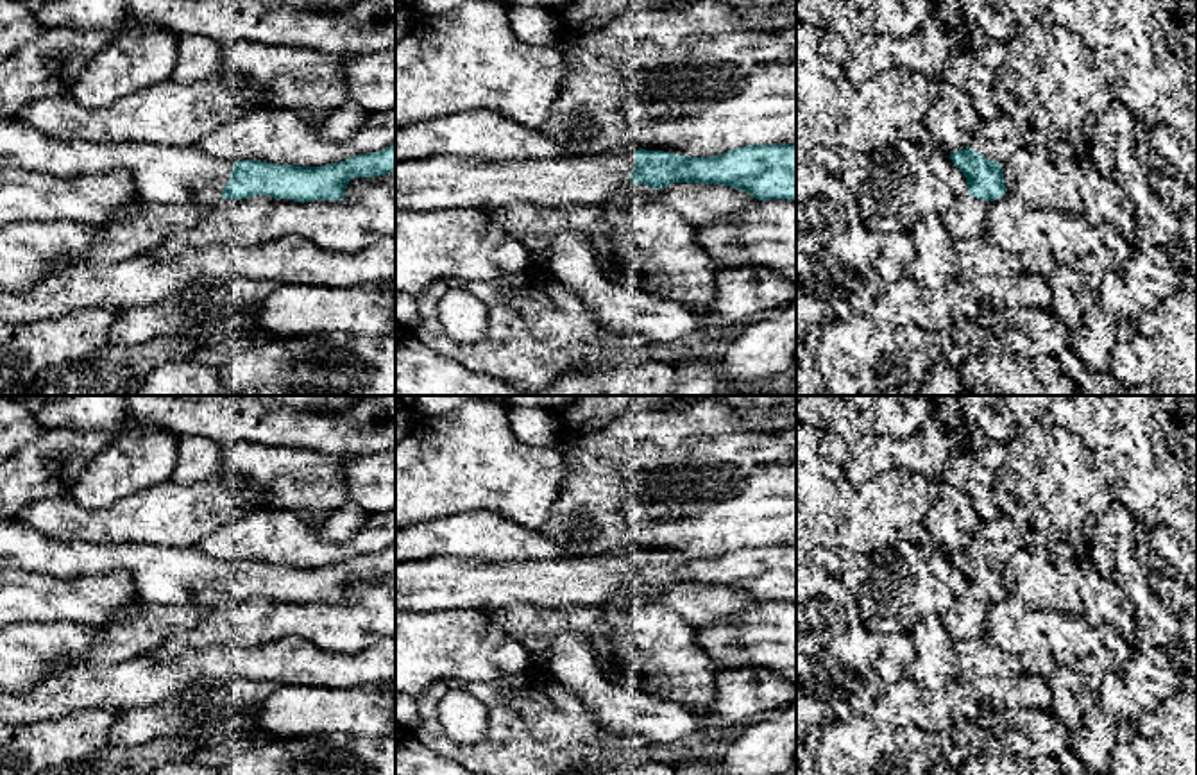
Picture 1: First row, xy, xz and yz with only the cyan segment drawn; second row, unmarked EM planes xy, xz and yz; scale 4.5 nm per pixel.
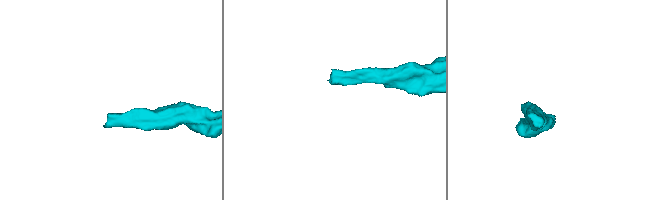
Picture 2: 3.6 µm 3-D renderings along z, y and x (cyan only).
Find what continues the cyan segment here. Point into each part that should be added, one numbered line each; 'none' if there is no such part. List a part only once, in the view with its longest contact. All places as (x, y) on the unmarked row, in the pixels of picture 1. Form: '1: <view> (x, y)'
1: xz (437, 584)

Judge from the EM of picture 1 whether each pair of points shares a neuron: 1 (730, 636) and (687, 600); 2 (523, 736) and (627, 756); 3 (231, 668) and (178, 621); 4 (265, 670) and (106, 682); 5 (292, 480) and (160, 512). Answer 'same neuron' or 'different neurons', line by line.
1: different neurons
2: same neuron
3: different neurons
4: same neuron
5: same neuron

